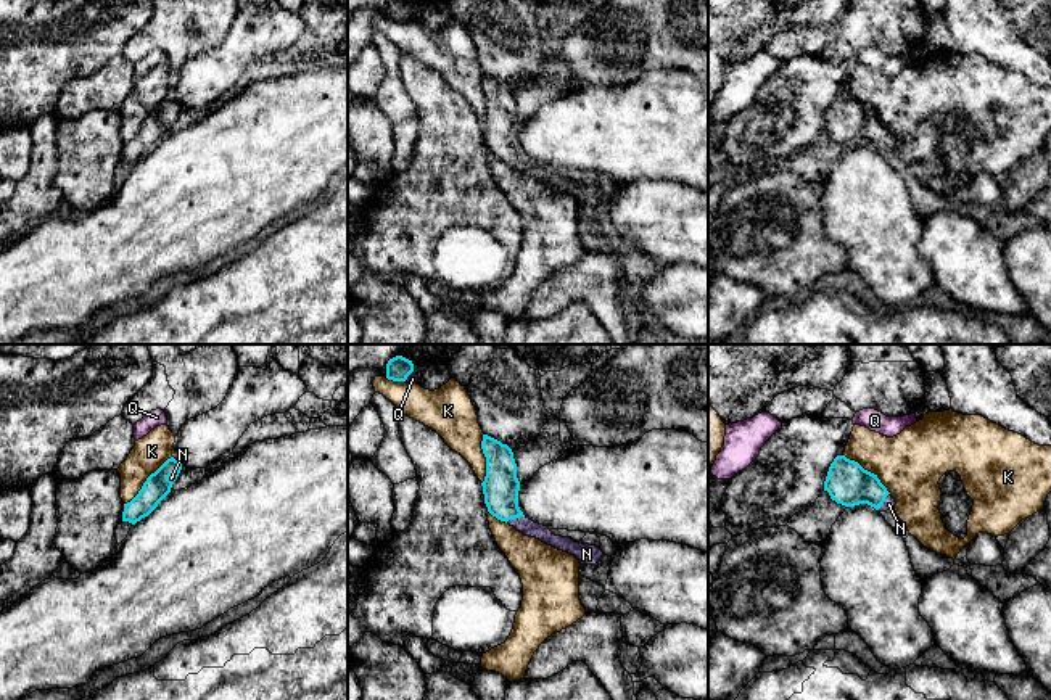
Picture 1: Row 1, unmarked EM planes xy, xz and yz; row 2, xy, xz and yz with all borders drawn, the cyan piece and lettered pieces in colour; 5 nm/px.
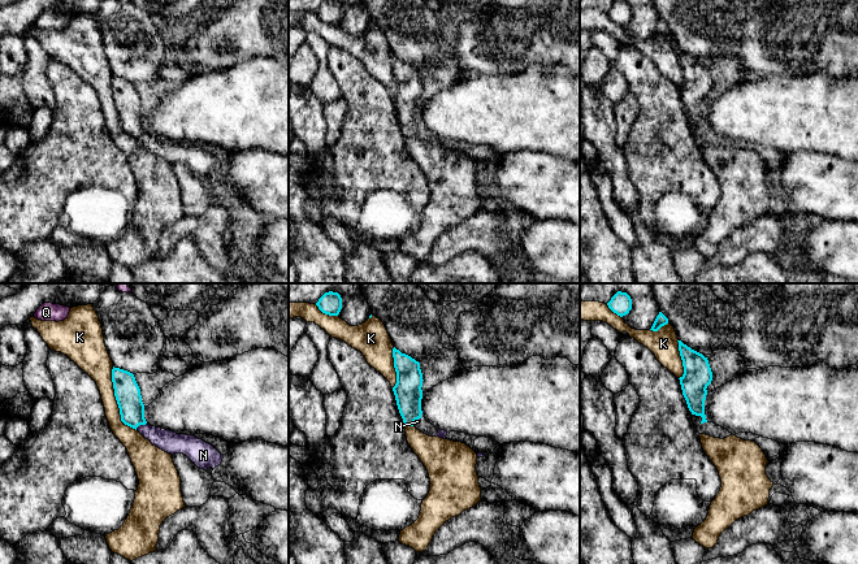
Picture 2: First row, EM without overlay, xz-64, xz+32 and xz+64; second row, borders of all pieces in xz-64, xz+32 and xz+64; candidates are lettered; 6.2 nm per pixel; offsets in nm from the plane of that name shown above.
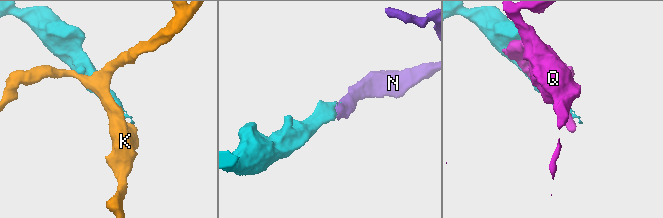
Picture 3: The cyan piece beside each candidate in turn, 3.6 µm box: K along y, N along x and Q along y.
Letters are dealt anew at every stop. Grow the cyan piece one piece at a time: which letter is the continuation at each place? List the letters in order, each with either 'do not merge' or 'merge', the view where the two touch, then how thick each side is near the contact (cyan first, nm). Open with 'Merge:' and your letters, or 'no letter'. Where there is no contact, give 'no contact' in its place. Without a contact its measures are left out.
Merge: N
K: do not merge | xy | 130/170 nm
N: merge | xz | 180/80 nm
Q: do not merge | xz | 110/50 nm

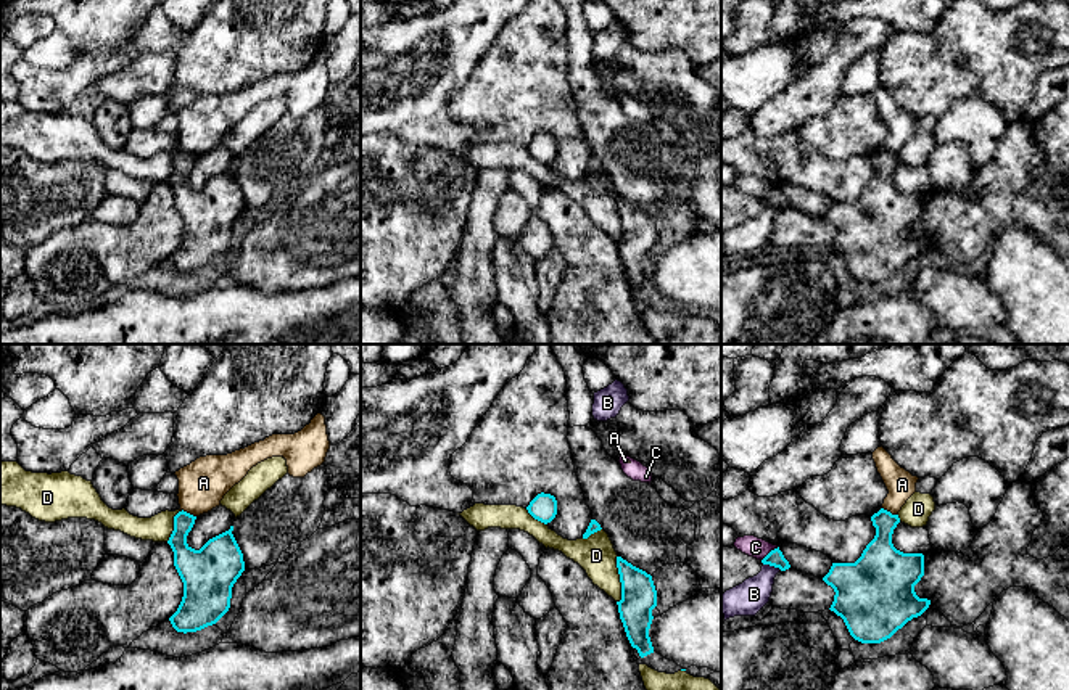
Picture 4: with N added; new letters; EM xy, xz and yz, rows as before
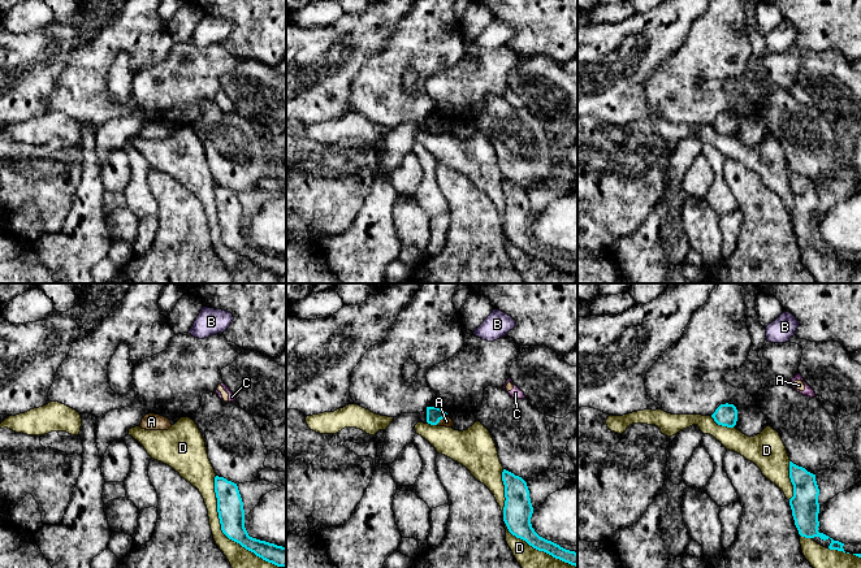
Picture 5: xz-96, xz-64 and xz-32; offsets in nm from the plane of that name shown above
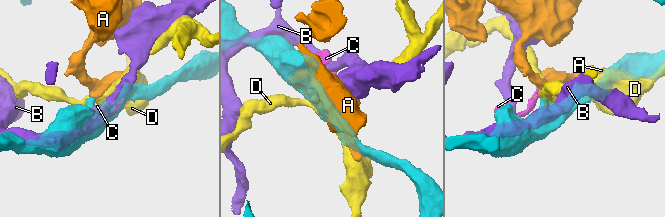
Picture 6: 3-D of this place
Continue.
Merge: no letter
A: do not merge | yz | 190/140 nm
B: do not merge | yz | 80/170 nm
C: do not merge | yz | 80/100 nm
D: do not merge | xz | 180/190 nm

